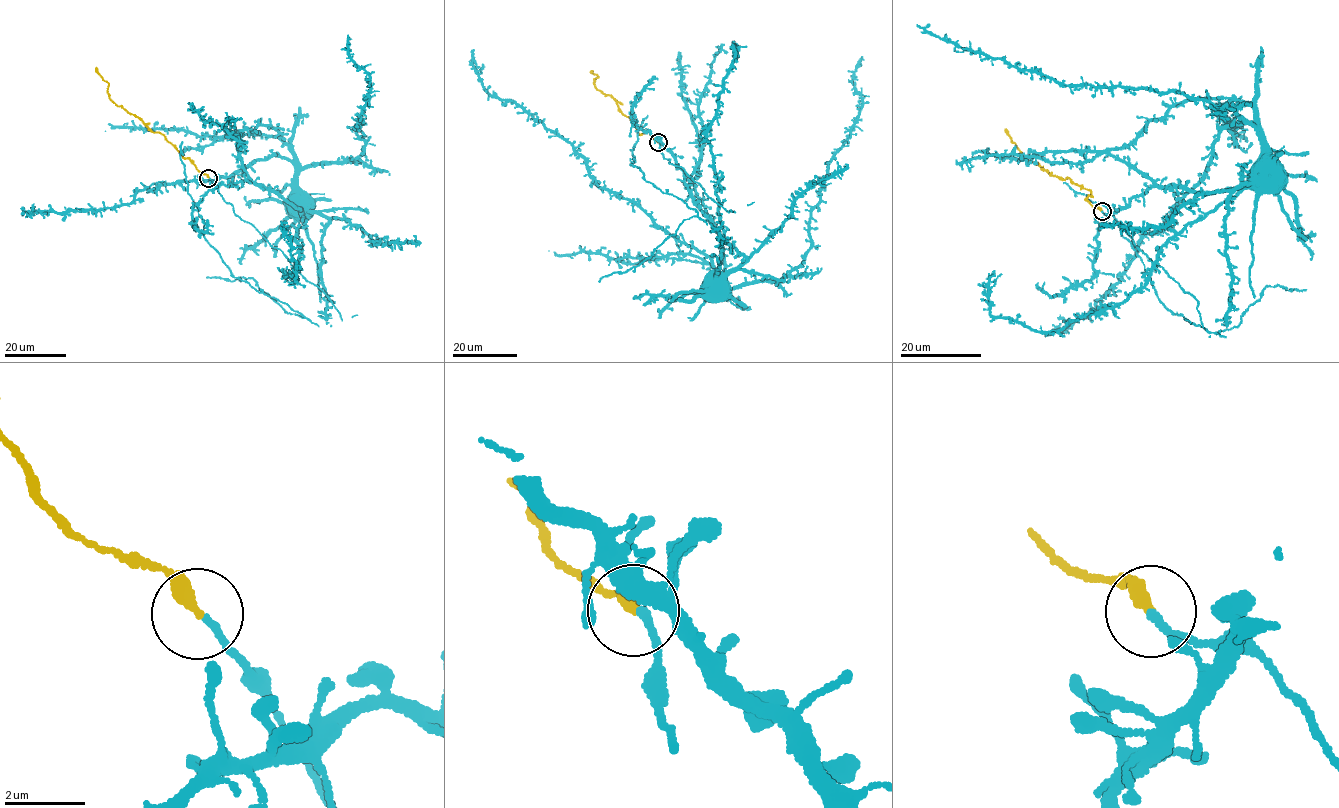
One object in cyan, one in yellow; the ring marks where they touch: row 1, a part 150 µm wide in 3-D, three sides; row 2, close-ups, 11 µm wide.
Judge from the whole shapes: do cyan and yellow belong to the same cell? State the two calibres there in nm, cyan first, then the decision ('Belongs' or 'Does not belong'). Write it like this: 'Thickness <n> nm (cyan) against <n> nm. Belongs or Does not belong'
Thickness 180 nm (cyan) against 300 nm. Belongs

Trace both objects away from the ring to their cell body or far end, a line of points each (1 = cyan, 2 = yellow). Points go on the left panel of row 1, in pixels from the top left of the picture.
1: (209, 178), (216, 187), (233, 186), (247, 179), (271, 188), (301, 211), (293, 216), (294, 208), (299, 204)
2: (209, 178), (162, 133), (153, 132), (111, 100), (108, 83), (96, 67)

